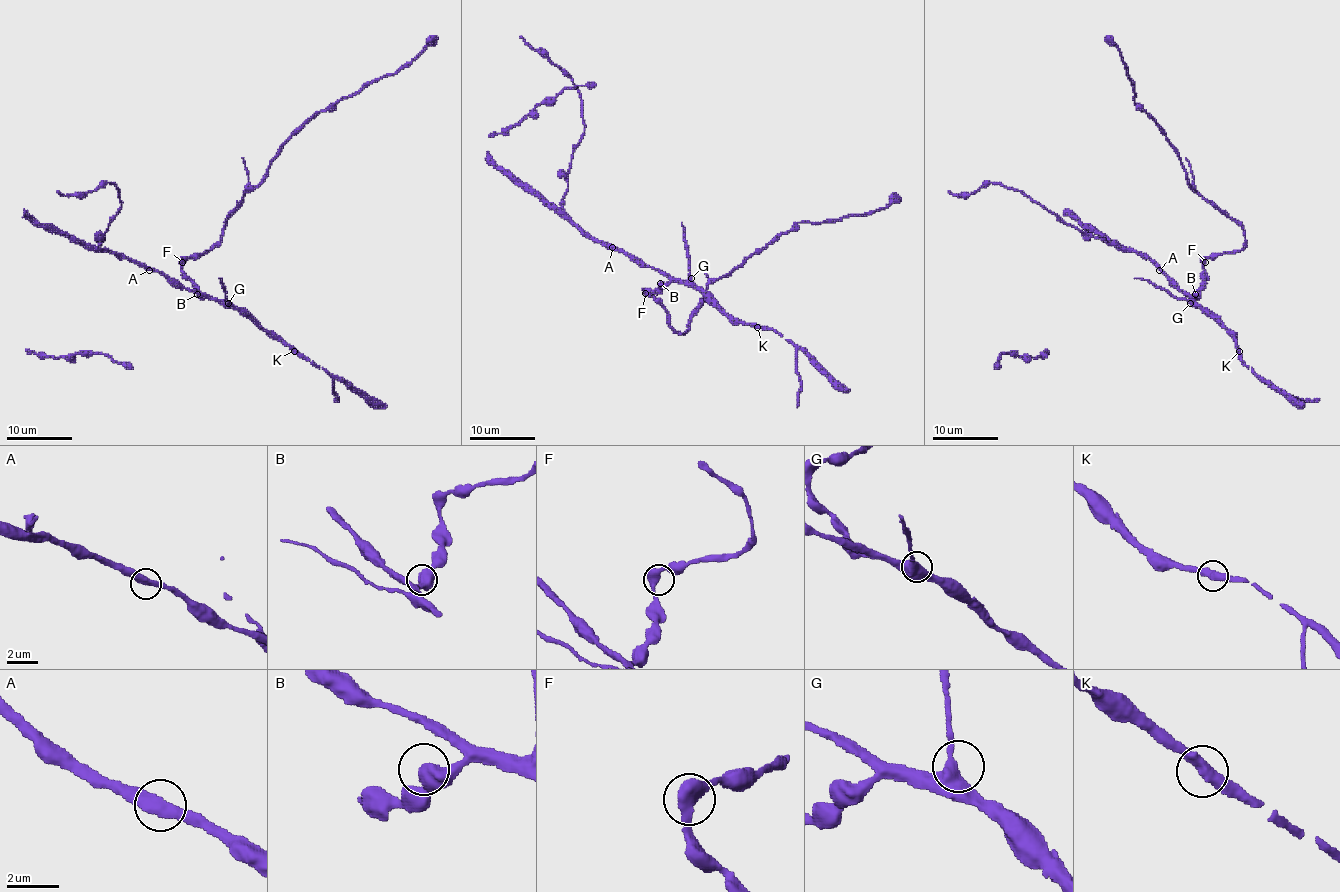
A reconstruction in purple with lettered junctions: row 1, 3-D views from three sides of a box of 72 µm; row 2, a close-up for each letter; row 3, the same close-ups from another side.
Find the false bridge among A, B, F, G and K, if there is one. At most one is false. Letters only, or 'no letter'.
no letter

